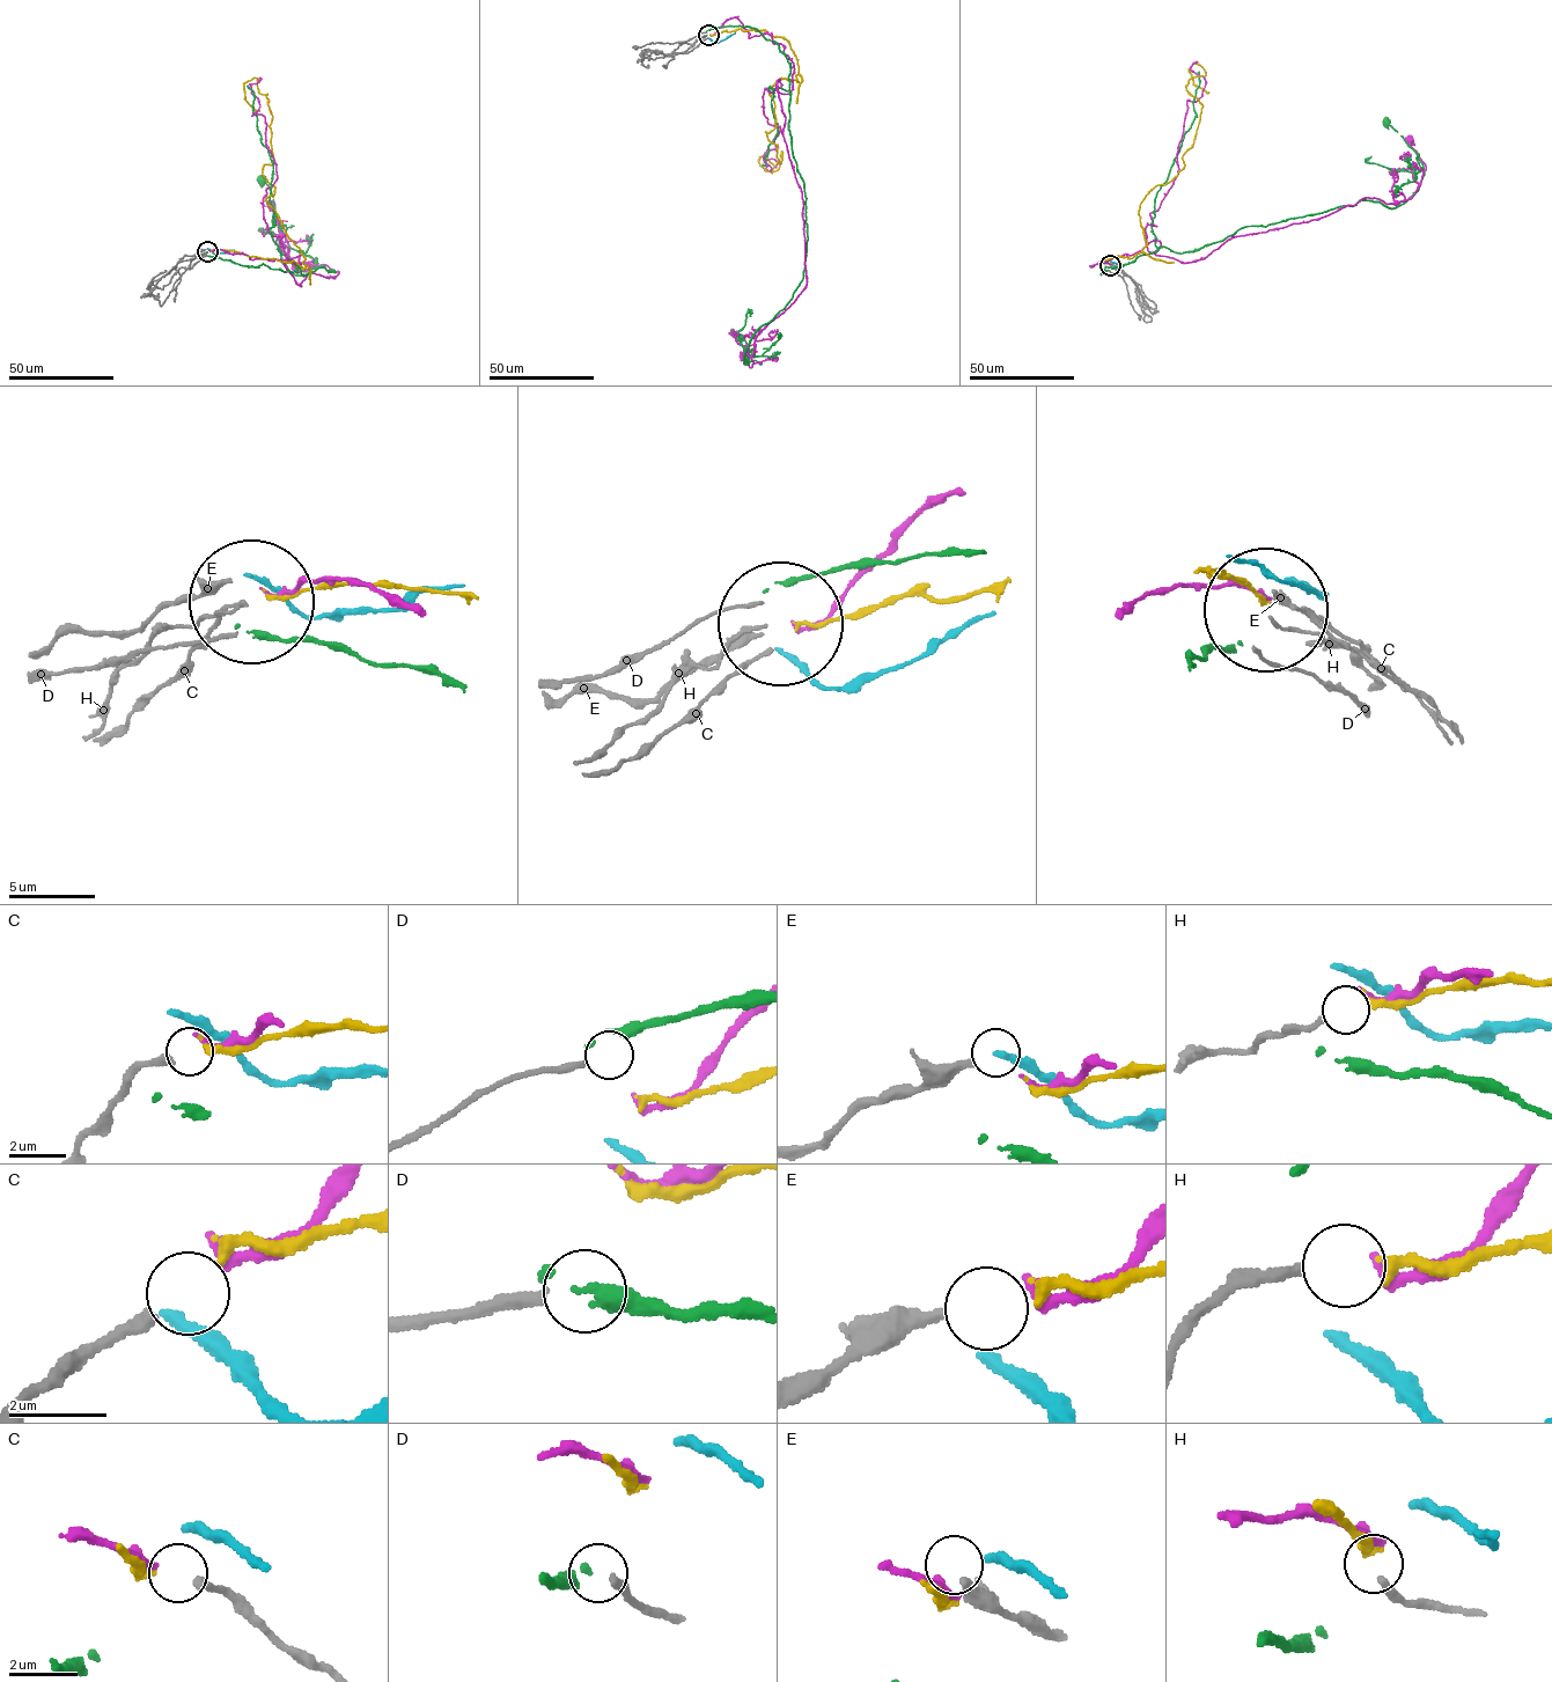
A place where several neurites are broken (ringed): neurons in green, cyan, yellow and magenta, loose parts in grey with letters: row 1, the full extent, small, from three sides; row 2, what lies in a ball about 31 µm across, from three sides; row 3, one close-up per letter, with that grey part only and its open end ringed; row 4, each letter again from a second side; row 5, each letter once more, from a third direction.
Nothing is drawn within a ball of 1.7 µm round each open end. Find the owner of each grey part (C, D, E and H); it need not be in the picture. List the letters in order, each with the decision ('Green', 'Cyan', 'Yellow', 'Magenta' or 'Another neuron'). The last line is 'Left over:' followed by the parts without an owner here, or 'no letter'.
C: Magenta
D: Another neuron
E: Another neuron
H: Yellow
Left over: D, E

